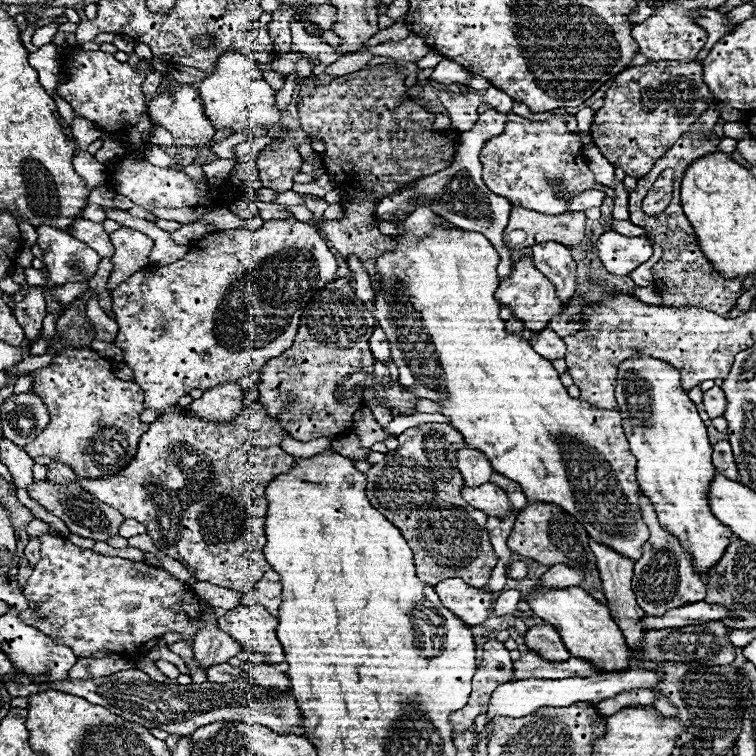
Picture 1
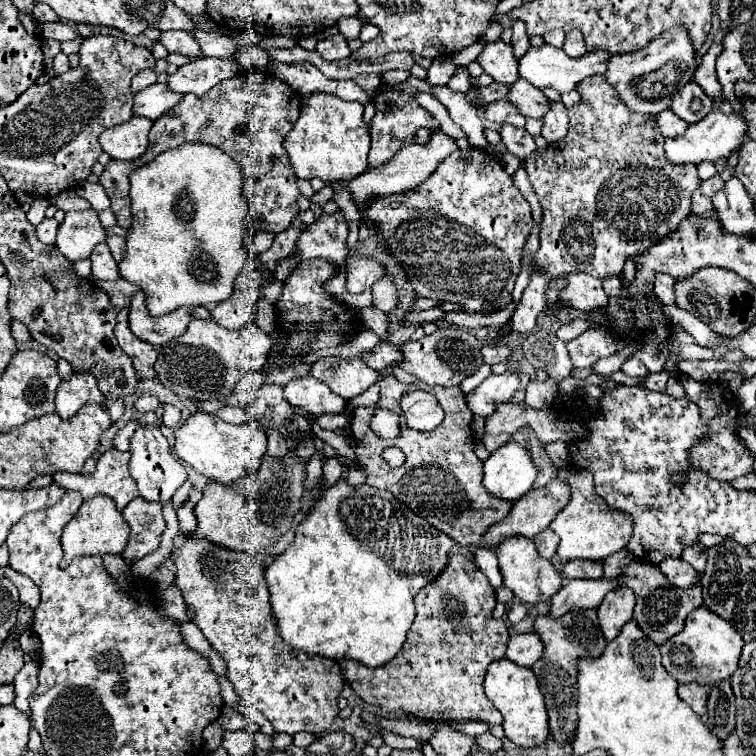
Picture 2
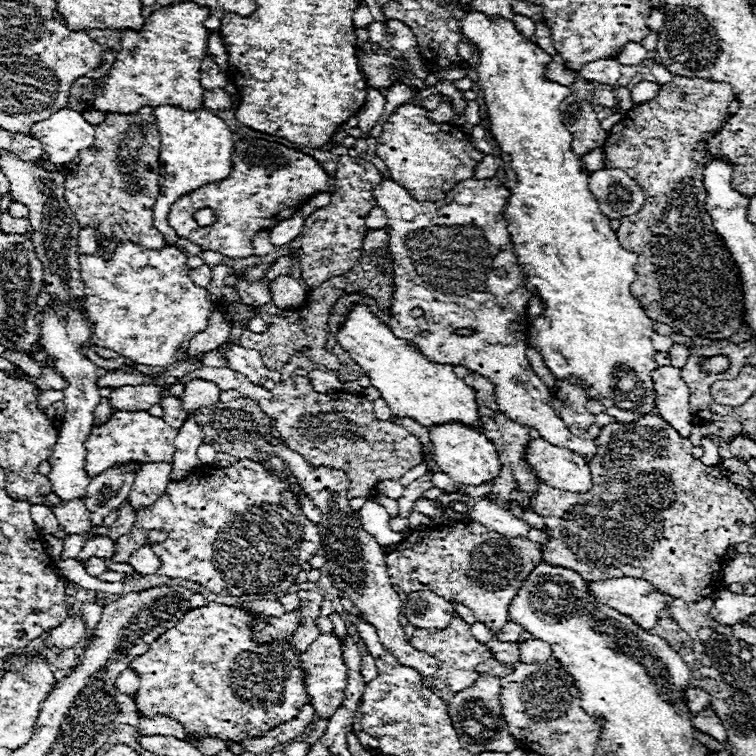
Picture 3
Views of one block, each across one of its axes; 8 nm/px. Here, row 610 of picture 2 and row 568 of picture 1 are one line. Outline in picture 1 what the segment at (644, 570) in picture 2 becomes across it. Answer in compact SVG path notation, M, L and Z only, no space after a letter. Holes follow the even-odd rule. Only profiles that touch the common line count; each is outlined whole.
M640 494L640 506L642 506L642 516L648 524L650 538L642 548L642 558L636 562L634 578L632 578L632 588L636 592L636 600L640 608L646 614L660 616L666 610L672 610L672 606L686 606L692 602L700 602L706 594L706 584L702 582L702 576L692 572L692 558L682 550L678 538L668 534L656 518L656 512L646 496Z

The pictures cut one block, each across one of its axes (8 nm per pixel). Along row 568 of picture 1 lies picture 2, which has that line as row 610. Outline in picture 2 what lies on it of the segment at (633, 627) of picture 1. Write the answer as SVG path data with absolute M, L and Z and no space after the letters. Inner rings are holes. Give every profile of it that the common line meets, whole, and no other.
M620 586L606 594L602 604L598 606L598 620L608 642L614 640L616 634L620 634L622 624L632 620L632 610L634 610L634 592L630 588Z

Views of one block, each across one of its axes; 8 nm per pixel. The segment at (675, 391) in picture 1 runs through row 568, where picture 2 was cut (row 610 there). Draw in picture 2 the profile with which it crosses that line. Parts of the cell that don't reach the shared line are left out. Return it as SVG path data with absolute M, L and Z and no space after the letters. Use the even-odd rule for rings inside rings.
M700 606L696 608L696 612L688 614L684 630L660 646L662 666L680 684L686 682L714 684L720 680L728 680L736 672L742 646L744 640L736 632L736 628L732 628L726 620L720 620L720 616L716 616L708 608Z

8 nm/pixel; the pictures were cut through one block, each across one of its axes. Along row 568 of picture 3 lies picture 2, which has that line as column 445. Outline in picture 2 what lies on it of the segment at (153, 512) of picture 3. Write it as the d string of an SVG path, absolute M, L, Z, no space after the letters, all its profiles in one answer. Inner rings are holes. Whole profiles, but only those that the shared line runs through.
M476 148L456 150L416 190L372 200L362 218L382 234L420 296L458 302L466 312L492 312L512 302L514 280L521 270L520 254L534 224L530 204L504 172L500 160Z

